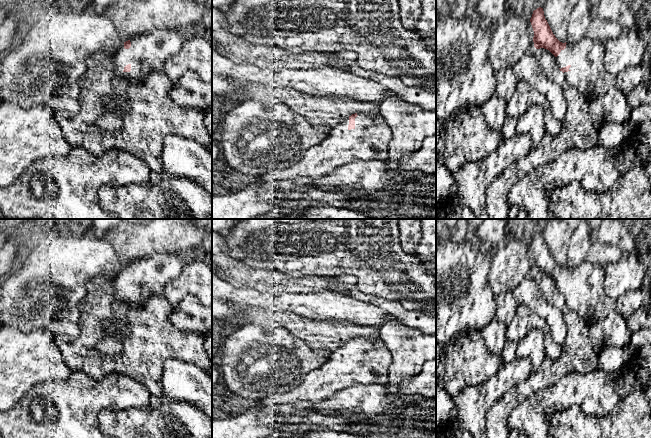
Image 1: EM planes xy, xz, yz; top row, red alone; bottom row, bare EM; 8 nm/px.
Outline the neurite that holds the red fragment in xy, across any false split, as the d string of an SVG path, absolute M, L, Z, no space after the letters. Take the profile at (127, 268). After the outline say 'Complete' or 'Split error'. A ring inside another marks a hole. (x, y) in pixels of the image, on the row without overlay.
M152 253L132 260L118 270L115 298L128 307L139 307L152 295L164 293L166 285L176 279L187 259L184 254Z. Split error

